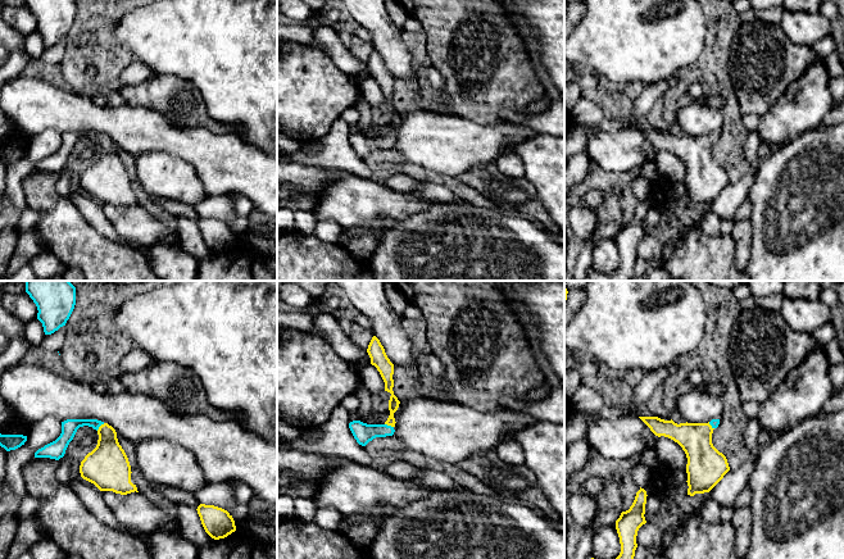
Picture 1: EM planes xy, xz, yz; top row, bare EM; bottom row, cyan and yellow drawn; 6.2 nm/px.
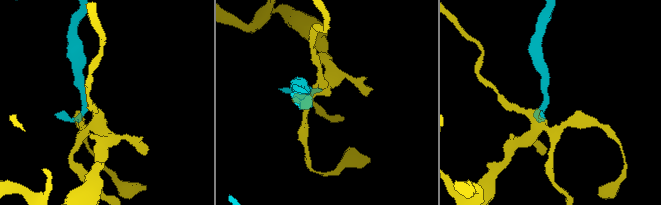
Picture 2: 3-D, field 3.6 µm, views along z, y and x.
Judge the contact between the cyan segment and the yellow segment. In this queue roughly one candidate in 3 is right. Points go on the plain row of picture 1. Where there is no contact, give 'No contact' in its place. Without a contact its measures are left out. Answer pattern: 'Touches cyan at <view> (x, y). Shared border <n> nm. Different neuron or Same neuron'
Touches cyan at xy (100, 137). Shared border 70 nm. Same neuron

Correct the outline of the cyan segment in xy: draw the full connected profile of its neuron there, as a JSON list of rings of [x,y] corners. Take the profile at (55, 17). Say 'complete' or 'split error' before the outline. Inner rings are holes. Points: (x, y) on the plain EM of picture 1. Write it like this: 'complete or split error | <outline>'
complete | [[[26,0],[37,19],[45,47],[65,38],[76,18],[76,0]]]

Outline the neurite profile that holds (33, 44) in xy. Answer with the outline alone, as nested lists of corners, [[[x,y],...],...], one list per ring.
[[[37,31],[28,35],[24,41],[24,49],[35,60],[41,59],[45,50],[42,36]]]

